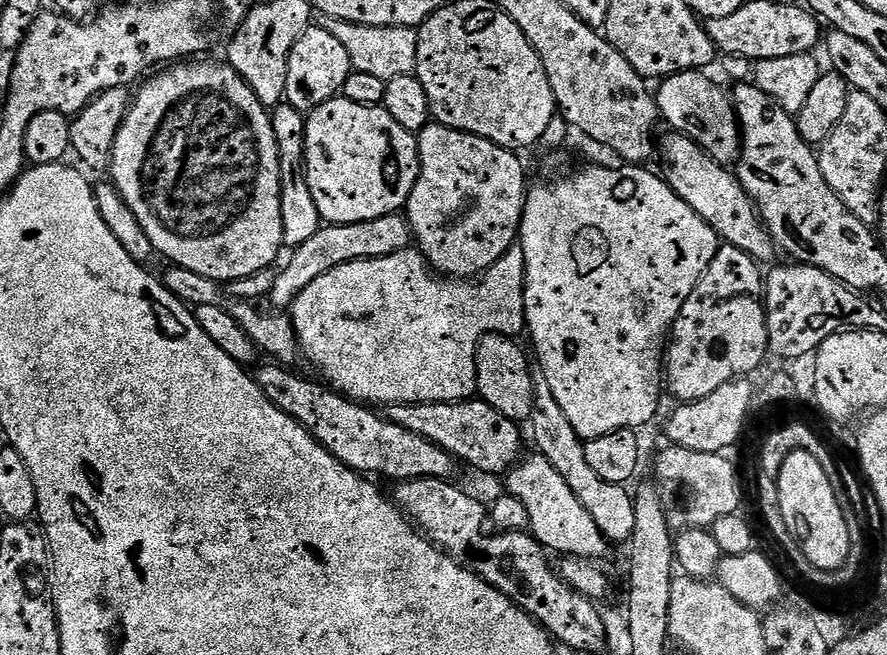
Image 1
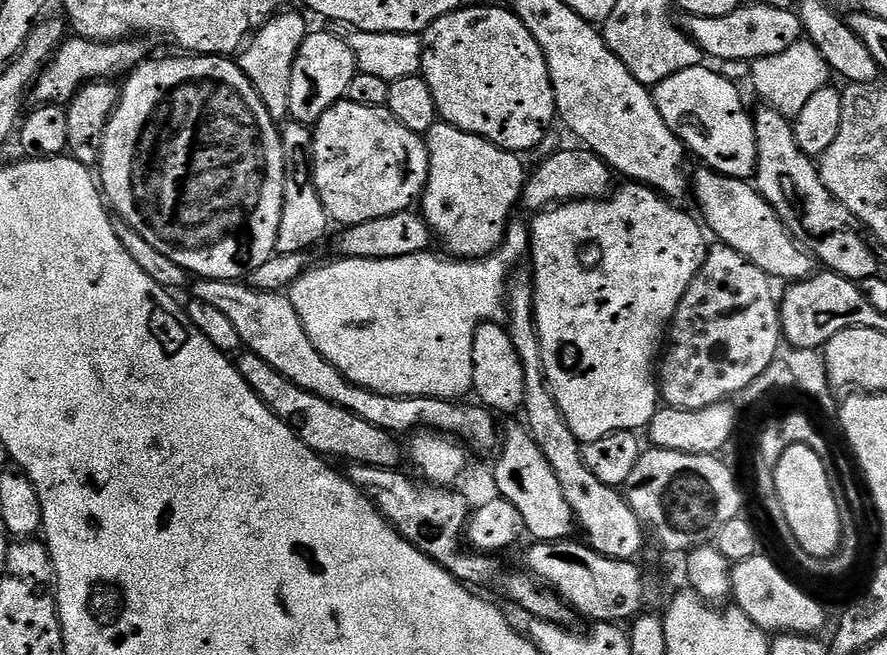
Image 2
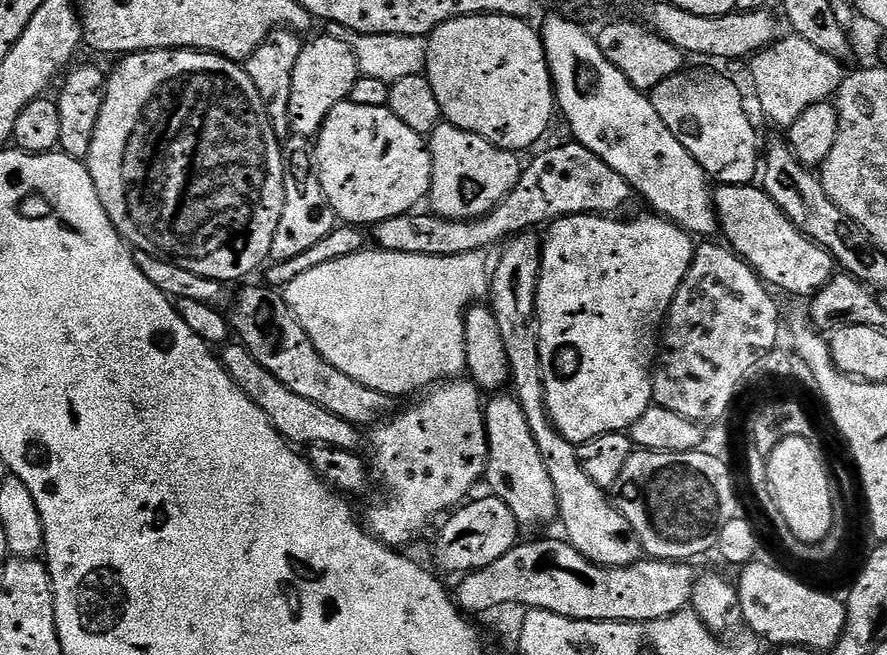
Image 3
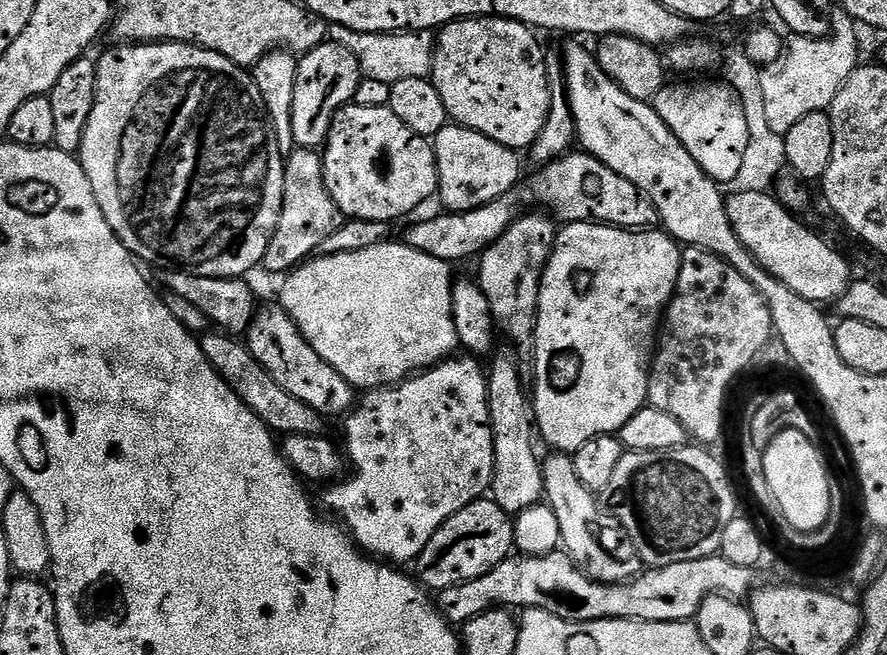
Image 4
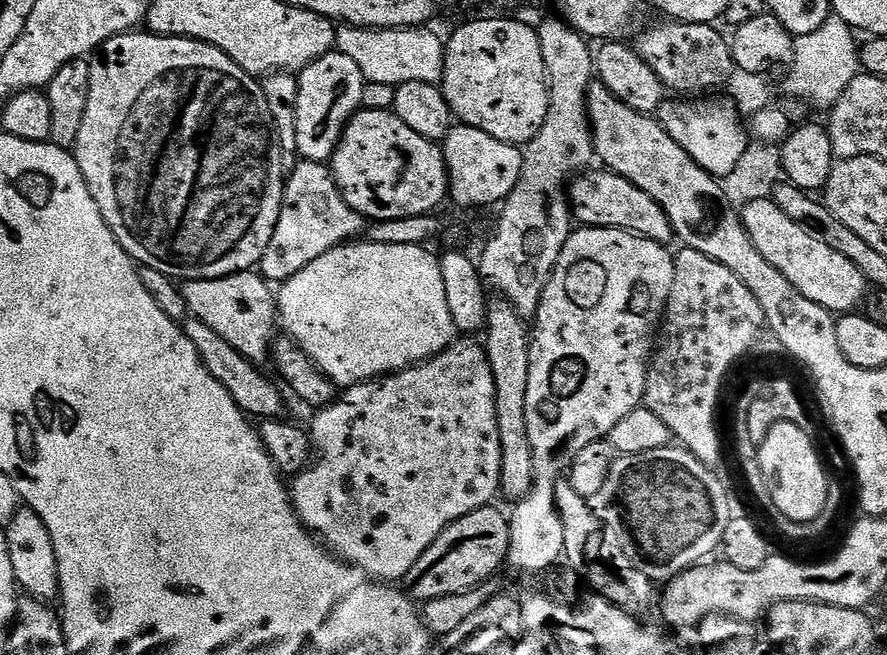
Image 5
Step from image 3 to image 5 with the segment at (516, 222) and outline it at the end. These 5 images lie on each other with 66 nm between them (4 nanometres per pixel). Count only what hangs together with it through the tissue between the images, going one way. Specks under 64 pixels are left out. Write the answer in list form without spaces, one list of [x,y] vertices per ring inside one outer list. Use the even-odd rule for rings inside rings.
[[[592,171],[579,173],[566,189],[568,202],[572,205],[572,218],[577,225],[585,228],[621,228],[665,246],[673,243],[674,235],[670,218],[666,218],[666,210],[662,210],[662,206],[658,206],[646,190],[638,190],[634,182],[622,178],[617,172]]]

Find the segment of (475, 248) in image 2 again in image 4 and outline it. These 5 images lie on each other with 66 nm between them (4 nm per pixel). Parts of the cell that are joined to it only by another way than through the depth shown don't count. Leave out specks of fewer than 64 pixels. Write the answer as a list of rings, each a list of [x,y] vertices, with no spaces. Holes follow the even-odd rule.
[[[450,122],[434,138],[438,170],[438,200],[449,212],[465,212],[494,202],[515,188],[522,179],[520,160],[515,151],[461,124]]]

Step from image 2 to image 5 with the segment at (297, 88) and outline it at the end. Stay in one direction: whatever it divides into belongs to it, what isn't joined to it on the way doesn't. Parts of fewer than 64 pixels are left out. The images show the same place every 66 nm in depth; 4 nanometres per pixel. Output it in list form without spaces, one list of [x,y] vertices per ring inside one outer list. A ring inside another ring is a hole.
[[[335,50],[310,62],[298,74],[298,156],[323,164],[331,161],[336,143],[348,121],[361,111],[362,90],[365,86],[362,70],[346,54]]]

